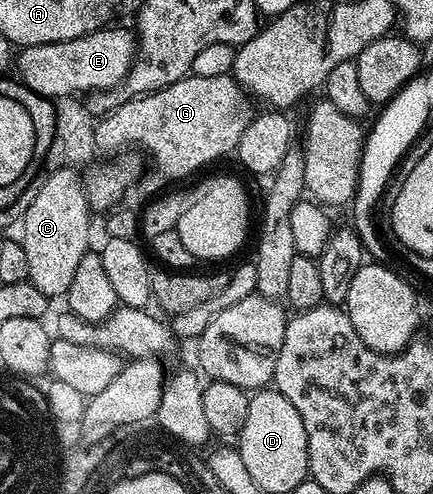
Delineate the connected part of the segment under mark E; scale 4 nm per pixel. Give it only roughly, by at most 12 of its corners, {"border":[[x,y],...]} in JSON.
{"border":[[106,26],[22,47],[20,80],[52,100],[114,89],[137,49]]}

